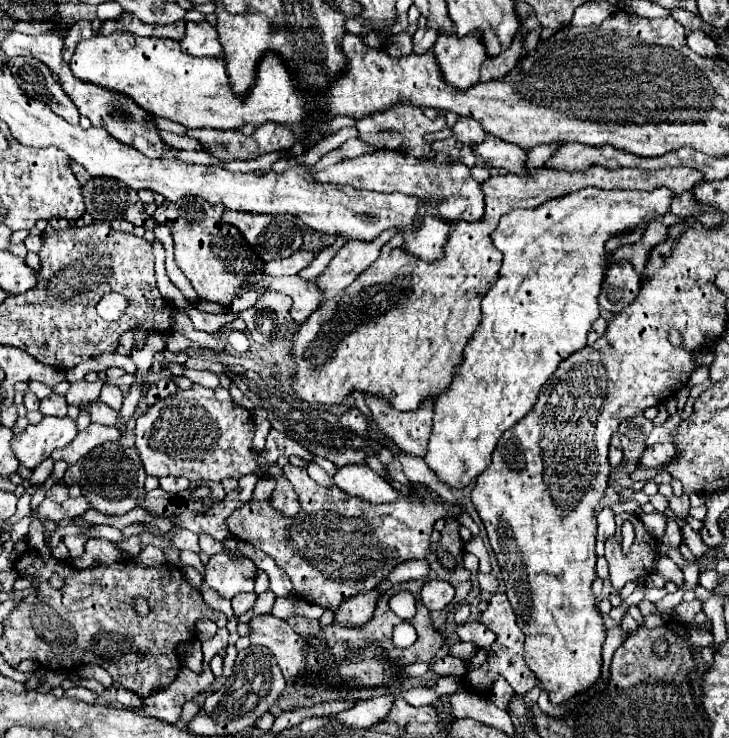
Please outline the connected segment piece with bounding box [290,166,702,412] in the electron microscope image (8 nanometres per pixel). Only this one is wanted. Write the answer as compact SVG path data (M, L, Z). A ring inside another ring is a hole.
M592 166L586 172L564 172L564 170L552 170L552 168L540 168L528 176L512 176L512 174L500 174L482 184L482 192L486 196L486 214L478 222L452 222L452 236L448 238L448 244L444 248L444 258L436 264L424 264L422 260L416 260L402 252L402 240L400 236L390 238L382 250L378 260L366 268L354 282L348 286L340 296L334 296L328 300L328 304L318 306L316 312L310 314L310 318L300 324L292 338L292 350L290 356L296 362L294 376L292 376L292 390L296 396L308 404L342 404L348 400L352 392L360 394L372 394L376 398L384 398L392 404L392 408L408 412L420 408L420 404L428 398L436 400L442 392L446 392L456 376L454 368L460 366L464 360L464 348L474 336L482 312L480 312L480 300L486 296L486 292L492 288L492 284L498 280L498 270L502 264L500 252L494 248L490 234L498 226L498 220L502 214L516 210L516 208L536 208L548 200L548 196L558 198L566 196L570 192L576 192L586 186L602 188L602 190L650 190L650 188L670 188L674 194L682 194L686 190L692 190L696 184L700 184L702 176L696 170L690 168L664 168L652 172L648 178L646 170L638 168L600 168Z

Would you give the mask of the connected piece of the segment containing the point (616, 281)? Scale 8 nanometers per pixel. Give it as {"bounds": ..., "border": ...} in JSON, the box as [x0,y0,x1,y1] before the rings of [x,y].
{"bounds":[600,260,640,314],"border":[[[620,260],[610,266],[608,278],[602,284],[600,292],[600,308],[618,314],[628,304],[634,302],[634,298],[640,292],[640,278],[634,272],[632,264],[626,260]]]}

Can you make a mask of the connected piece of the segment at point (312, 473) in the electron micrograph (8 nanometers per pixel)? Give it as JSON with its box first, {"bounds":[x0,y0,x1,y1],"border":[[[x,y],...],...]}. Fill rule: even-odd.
{"bounds":[308,462,334,488],"border":[[[310,462],[308,464],[308,476],[316,482],[316,484],[320,484],[320,486],[324,486],[324,488],[332,488],[334,486],[334,482],[332,482],[332,478],[318,466],[318,464],[314,464],[314,462]]]}

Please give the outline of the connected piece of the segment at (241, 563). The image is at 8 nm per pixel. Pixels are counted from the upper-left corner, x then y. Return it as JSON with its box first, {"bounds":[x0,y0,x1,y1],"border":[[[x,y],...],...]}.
{"bounds":[204,552,256,598],"border":[[[220,552],[206,564],[204,582],[224,598],[234,598],[240,592],[252,592],[254,580],[256,566],[250,558],[236,558],[230,552]]]}

